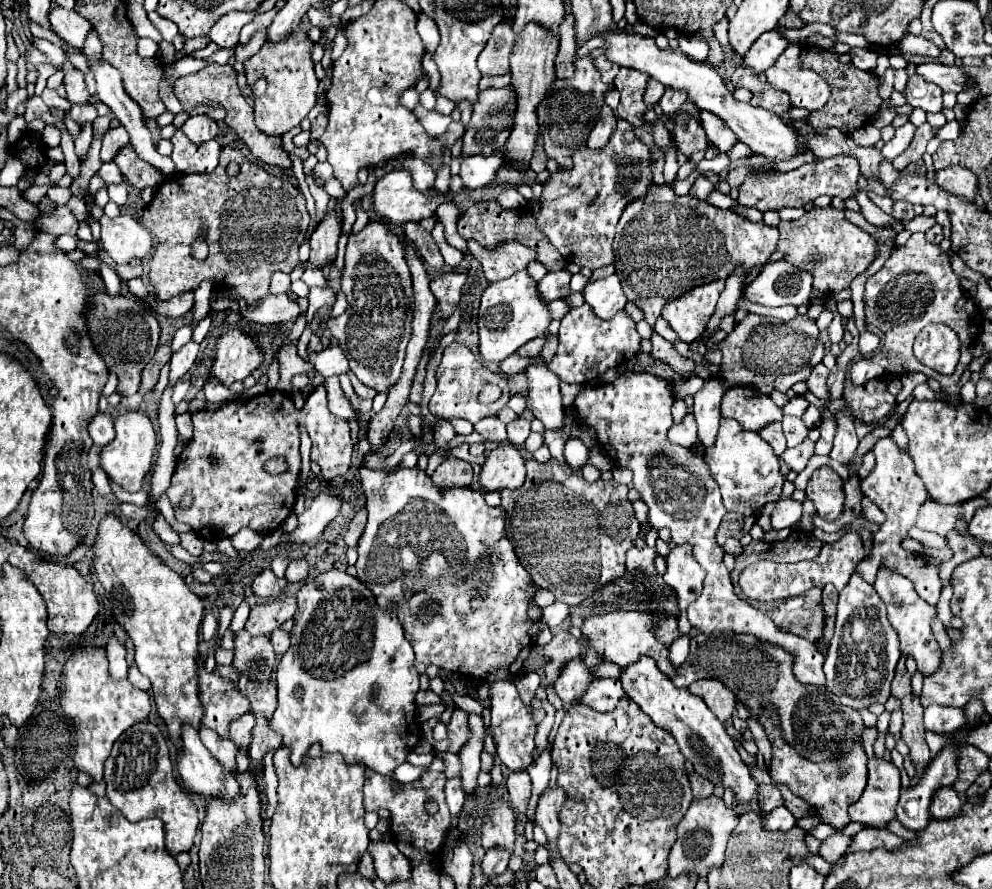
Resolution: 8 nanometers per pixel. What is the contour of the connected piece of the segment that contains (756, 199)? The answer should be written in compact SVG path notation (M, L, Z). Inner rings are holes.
M837 156L837 158L803 164L785 174L781 174L781 172L777 172L773 176L759 174L759 176L751 176L749 180L743 182L743 186L739 188L737 202L747 208L757 208L761 212L767 212L767 210L781 210L781 208L789 208L789 206L801 208L803 204L809 204L823 194L841 196L845 200L849 196L855 196L855 192L859 190L857 172L859 172L859 166L857 166L855 158Z

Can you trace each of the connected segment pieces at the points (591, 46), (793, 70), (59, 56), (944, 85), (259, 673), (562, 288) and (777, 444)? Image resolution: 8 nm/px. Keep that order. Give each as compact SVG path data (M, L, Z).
M597 35L587 41L581 48L576 51L575 60L590 54L593 50L600 48L604 45L605 39L601 35Z
M789 44L765 76L773 88L787 92L791 104L797 108L821 110L831 94L829 84L815 70L799 68L797 44Z
M31 36L31 42L33 42L33 46L37 48L37 50L41 50L49 60L51 60L51 64L53 66L61 66L63 64L63 50L59 48L59 46L55 46L55 44L51 44L49 40L43 40L43 38L37 38L37 36Z
M937 62L919 64L917 74L921 74L925 80L937 84L943 92L955 92L955 94L959 94L965 88L965 80L969 78L957 66L945 66L945 64L937 64Z
M247 630L235 634L235 658L231 664L239 674L257 678L257 682L271 682L275 668L275 654L269 636L251 636Z
M565 270L547 272L545 278L537 282L537 292L541 294L541 300L551 302L551 300L559 300L559 298L567 296L569 280L571 280L571 274Z
M771 422L769 426L765 426L765 430L759 430L757 432L765 442L769 442L775 450L775 454L779 456L781 450L787 448L785 444L785 436L783 436L783 430L781 430L781 422Z

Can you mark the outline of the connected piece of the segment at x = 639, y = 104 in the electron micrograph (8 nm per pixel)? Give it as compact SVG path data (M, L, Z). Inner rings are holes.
M621 68L613 82L621 94L621 104L617 108L617 114L635 126L643 124L643 112L647 110L647 106L643 102L643 90L647 86L647 80L649 80L647 74L641 74L641 72L629 70L629 68Z

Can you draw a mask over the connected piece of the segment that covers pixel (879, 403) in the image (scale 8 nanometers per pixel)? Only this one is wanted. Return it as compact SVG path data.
M879 378L873 382L865 382L861 386L857 386L849 380L849 384L845 384L843 398L853 408L853 414L865 424L883 420L897 406L895 396L889 394L889 390L887 390L887 382L883 382Z

